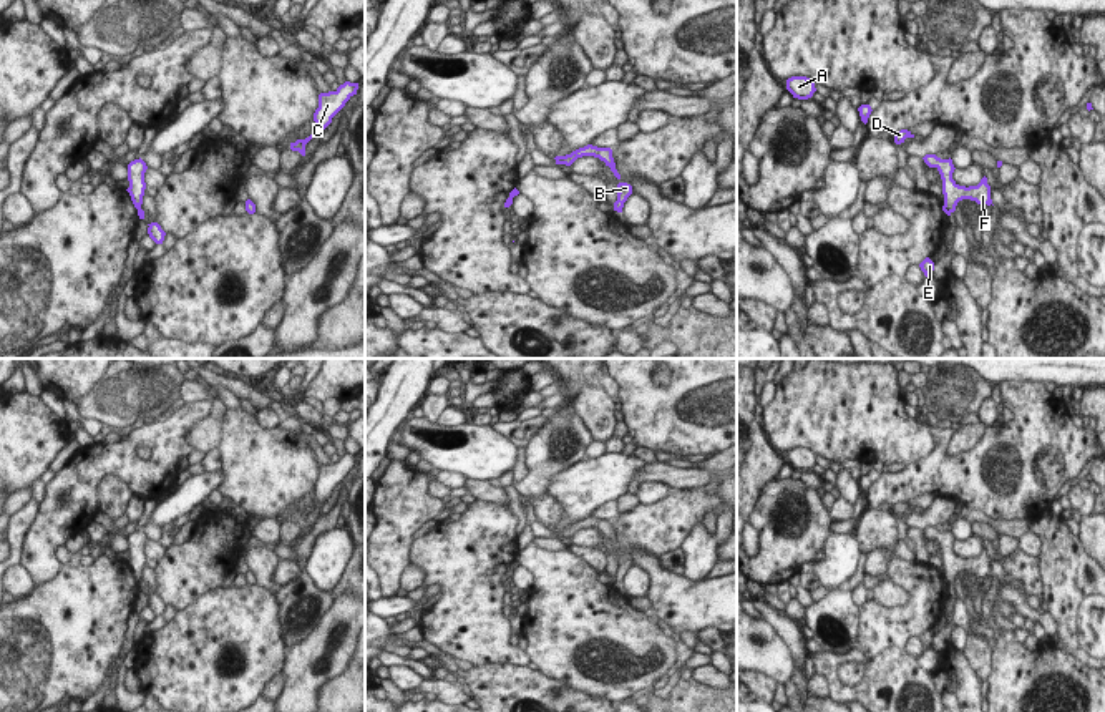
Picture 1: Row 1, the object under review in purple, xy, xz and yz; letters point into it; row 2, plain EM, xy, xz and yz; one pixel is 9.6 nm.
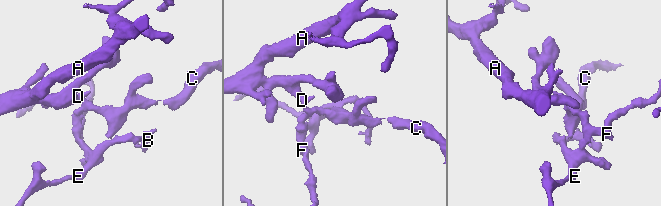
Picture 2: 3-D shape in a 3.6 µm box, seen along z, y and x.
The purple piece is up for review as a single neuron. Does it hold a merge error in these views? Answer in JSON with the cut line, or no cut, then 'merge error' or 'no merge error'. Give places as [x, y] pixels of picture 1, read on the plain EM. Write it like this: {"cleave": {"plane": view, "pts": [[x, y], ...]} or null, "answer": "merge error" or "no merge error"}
{"cleave": {"plane": "yz", "pts": [[944, 576], [949, 585]]}, "answer": "merge error"}

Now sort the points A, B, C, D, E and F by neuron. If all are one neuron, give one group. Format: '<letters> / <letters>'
A C D F / B E

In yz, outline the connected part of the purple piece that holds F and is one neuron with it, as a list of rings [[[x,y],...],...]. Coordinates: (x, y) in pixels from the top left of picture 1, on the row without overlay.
[[[926,526],[922,531],[929,539],[936,539],[939,543],[942,551],[944,578],[947,579],[949,584],[954,584],[957,574],[962,571],[976,573],[981,578],[992,576],[991,558],[987,556],[986,548],[981,551],[977,558],[969,558],[969,559],[959,558],[952,551],[952,544],[956,539],[951,529],[941,531],[936,526]]]

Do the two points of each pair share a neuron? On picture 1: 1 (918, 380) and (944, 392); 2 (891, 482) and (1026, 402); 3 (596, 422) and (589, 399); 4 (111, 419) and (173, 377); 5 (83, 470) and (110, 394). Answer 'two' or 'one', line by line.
1: two
2: one
3: one
4: one
5: two

